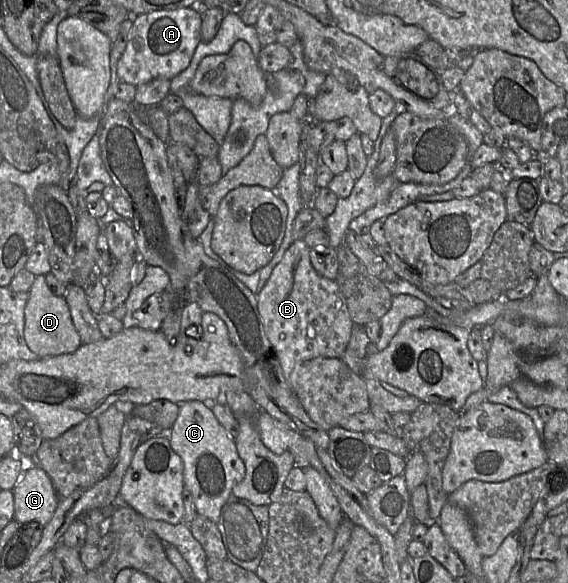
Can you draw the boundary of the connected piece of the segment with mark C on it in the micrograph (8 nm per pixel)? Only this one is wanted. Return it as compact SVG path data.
M192 400L179 405L179 413L168 439L183 463L184 485L192 494L197 515L216 523L233 487L245 476L245 465L237 453L235 440L216 419L211 404Z

